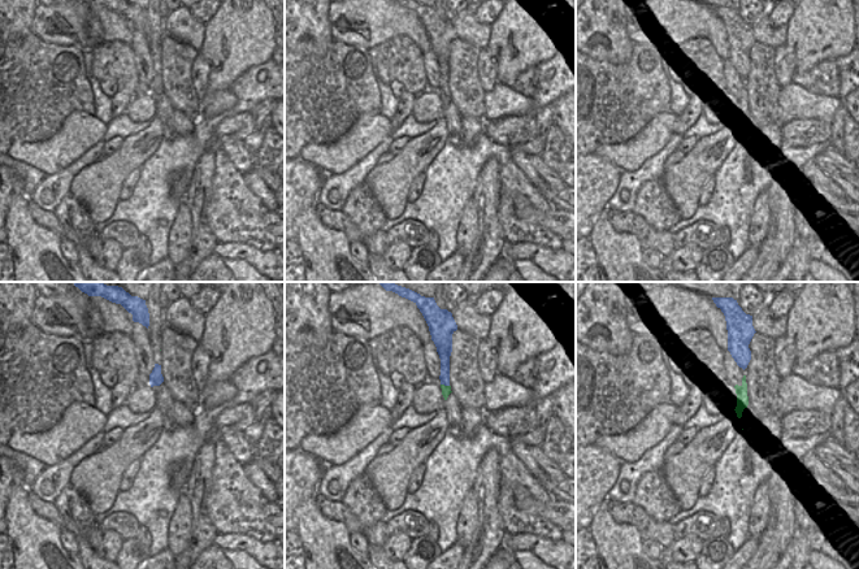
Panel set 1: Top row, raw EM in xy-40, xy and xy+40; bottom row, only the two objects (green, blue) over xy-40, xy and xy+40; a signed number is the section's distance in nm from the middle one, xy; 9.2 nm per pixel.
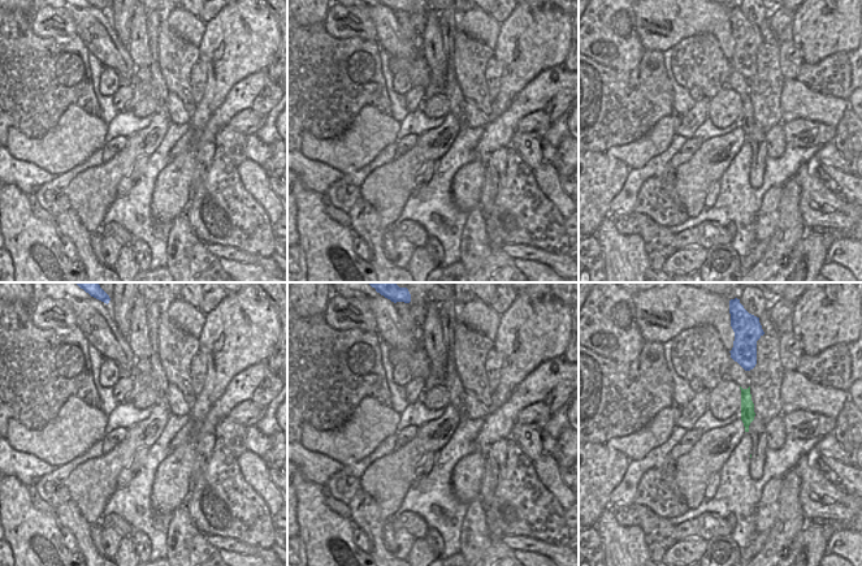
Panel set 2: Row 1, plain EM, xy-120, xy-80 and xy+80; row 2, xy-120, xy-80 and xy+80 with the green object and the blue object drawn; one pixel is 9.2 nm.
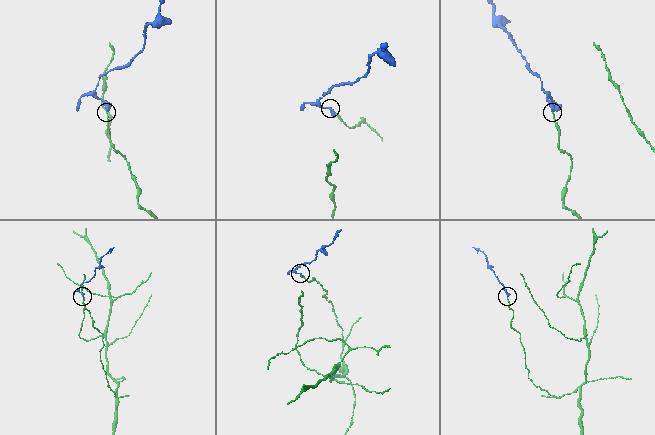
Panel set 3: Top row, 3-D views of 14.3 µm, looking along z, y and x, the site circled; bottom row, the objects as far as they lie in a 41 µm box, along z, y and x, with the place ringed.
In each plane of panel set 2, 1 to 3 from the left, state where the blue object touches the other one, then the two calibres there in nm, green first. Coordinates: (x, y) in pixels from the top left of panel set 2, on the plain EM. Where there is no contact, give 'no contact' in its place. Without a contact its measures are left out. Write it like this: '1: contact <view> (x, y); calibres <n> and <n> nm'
1: no contact
2: no contact
3: no contact

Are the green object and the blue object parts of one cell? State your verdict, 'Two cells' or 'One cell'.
Two cells

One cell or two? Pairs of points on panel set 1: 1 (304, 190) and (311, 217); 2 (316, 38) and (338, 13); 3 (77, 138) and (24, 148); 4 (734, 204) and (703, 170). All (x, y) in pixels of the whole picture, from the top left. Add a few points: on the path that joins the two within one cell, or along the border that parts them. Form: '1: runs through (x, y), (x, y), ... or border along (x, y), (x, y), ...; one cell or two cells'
1: border along (315, 204), (306, 208), (298, 216); two cells
2: border along (326, 13), (330, 37), (334, 40); two cells
3: runs through (64, 147), (61, 150), (37, 150); one cell
4: border along (732, 151), (712, 176); two cells

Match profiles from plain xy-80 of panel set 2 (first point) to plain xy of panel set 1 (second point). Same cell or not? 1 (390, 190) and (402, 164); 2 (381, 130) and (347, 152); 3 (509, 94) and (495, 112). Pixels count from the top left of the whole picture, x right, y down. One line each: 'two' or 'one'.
1: one
2: one
3: two

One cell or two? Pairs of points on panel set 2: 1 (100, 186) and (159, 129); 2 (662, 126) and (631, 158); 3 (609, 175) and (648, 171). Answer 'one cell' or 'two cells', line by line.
1: one cell
2: one cell
3: two cells

